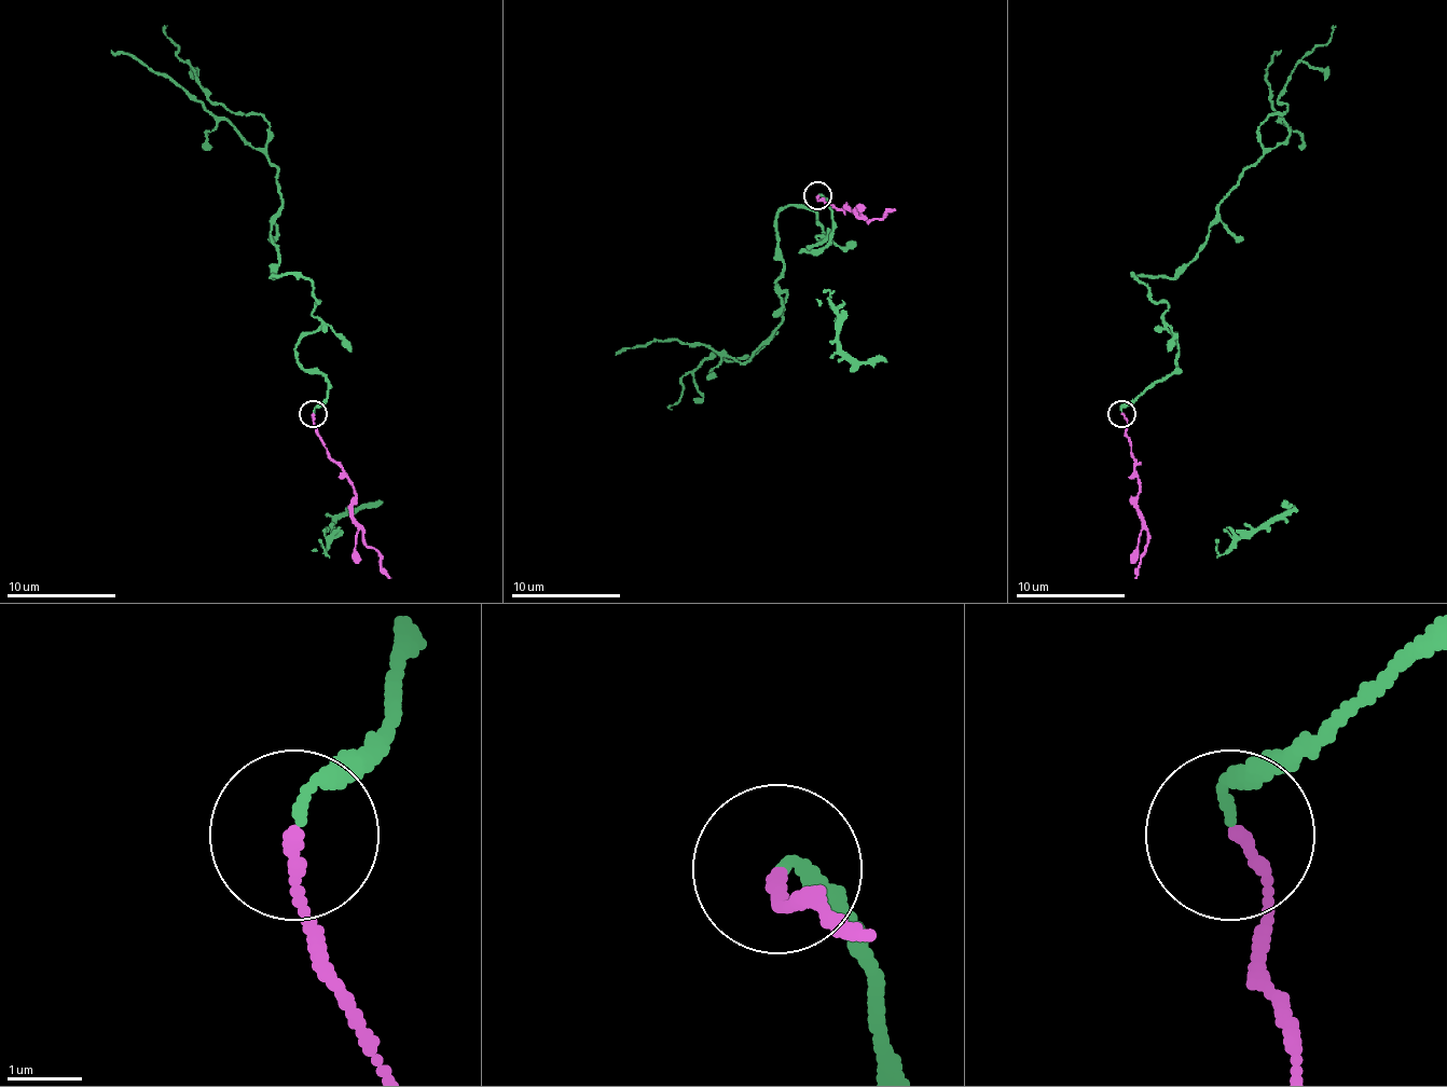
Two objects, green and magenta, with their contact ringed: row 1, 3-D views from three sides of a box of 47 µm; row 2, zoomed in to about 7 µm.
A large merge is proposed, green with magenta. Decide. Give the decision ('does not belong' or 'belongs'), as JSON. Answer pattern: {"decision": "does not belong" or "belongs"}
{"decision": "belongs"}

